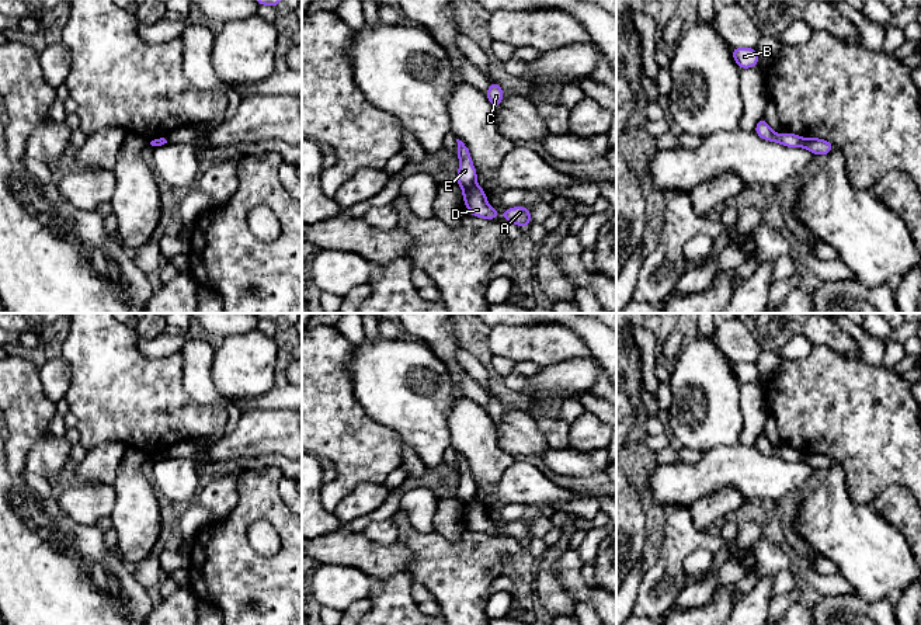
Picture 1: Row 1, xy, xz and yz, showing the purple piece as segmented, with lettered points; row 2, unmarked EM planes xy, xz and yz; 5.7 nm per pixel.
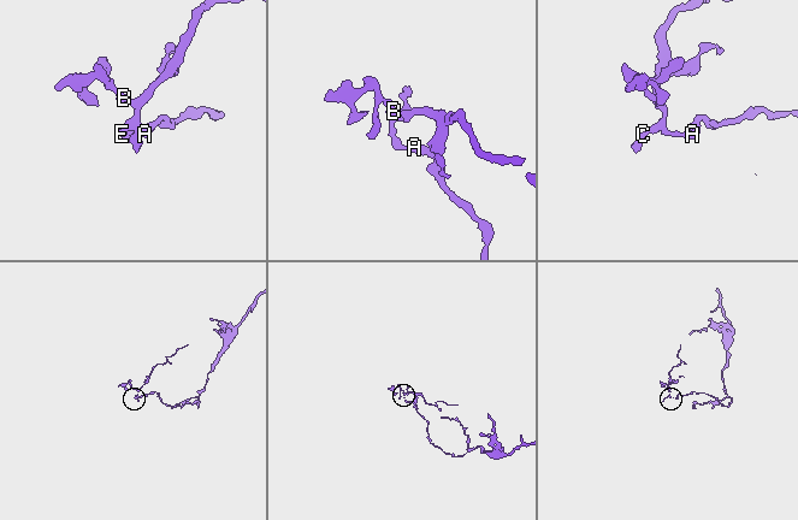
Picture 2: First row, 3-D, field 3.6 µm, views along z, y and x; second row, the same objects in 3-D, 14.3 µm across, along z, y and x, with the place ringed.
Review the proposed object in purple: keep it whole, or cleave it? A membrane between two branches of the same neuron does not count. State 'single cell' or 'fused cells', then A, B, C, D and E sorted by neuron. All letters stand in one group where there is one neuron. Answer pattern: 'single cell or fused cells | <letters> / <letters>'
fused cells | A D / B C E

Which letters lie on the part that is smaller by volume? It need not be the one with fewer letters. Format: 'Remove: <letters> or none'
Remove: B, C, E

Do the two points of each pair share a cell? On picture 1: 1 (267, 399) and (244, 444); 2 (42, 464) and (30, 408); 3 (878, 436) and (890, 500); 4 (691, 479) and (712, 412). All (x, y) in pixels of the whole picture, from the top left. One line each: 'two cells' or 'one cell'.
1: two cells
2: two cells
3: two cells
4: two cells

